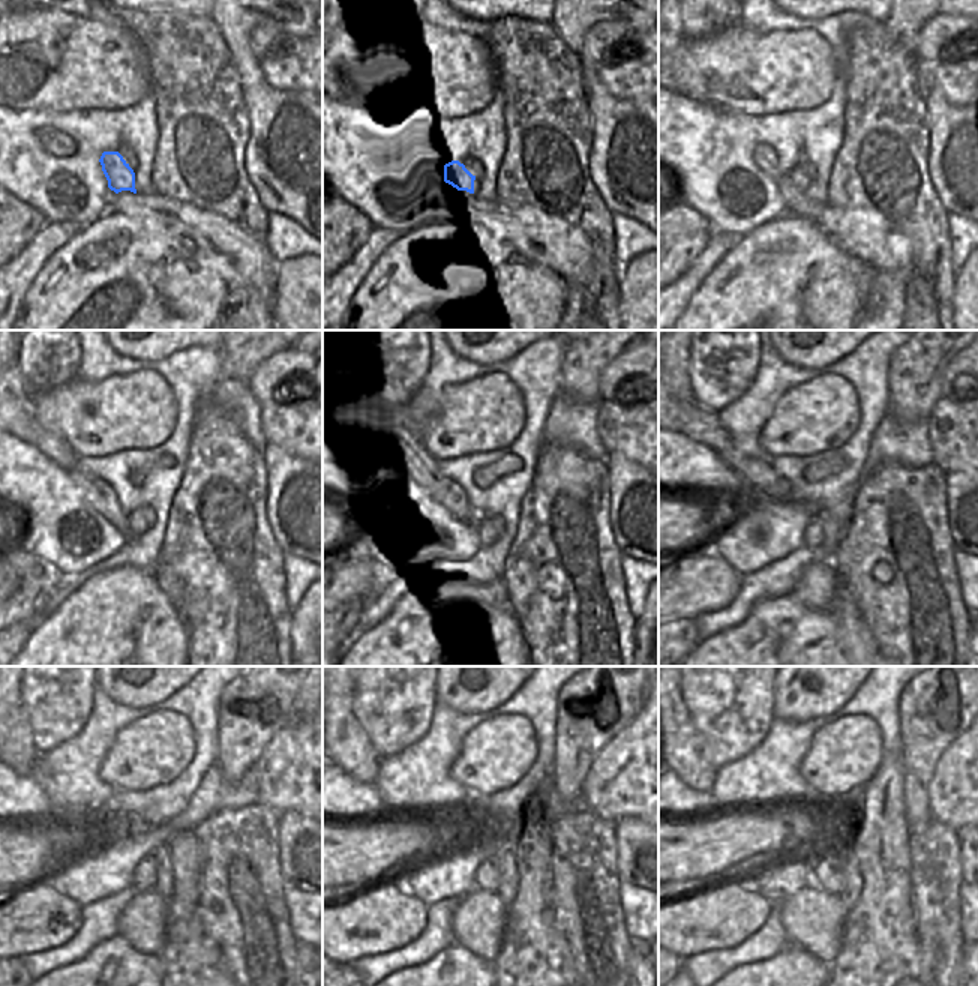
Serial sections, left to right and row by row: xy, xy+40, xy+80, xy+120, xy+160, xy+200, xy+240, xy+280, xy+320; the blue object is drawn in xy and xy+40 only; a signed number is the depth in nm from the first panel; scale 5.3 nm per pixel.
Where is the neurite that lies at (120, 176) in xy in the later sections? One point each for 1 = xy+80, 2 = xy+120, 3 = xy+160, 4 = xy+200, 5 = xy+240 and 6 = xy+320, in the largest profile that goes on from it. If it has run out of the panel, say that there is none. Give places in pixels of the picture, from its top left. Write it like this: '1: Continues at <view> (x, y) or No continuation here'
1: Continues at xy+80 (800, 180)
2: Continues at xy+120 (140, 520)
3: Continues at xy+160 (476, 517)
4: Continues at xy+200 (813, 533)
5: Continues at xy+240 (144, 875)
6: Continues at xy+320 (827, 868).

